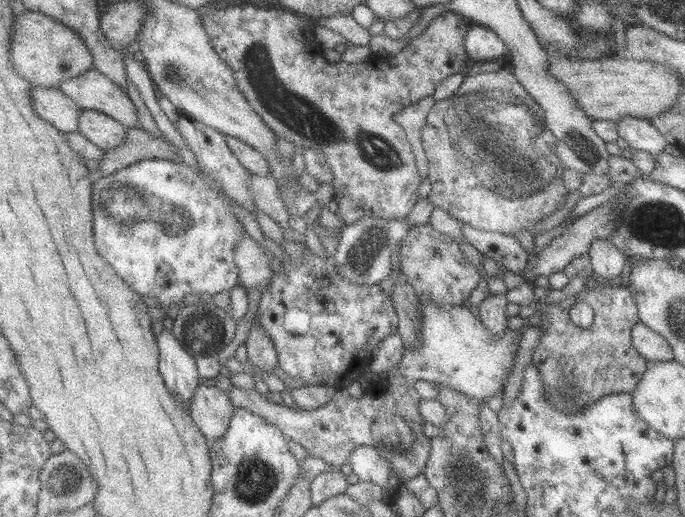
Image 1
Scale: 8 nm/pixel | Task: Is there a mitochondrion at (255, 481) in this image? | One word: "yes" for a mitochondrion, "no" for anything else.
yes

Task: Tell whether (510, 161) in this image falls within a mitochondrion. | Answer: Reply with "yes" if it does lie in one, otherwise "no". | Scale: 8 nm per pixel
yes

